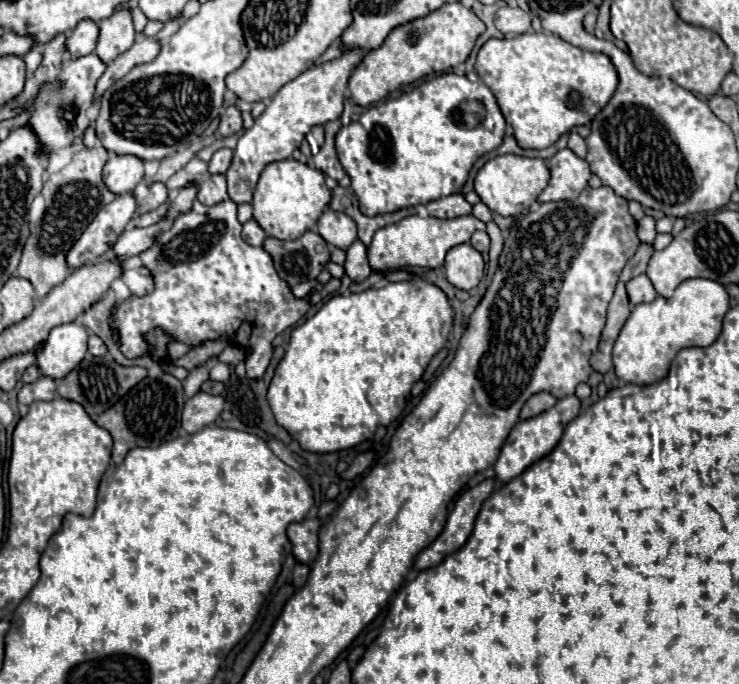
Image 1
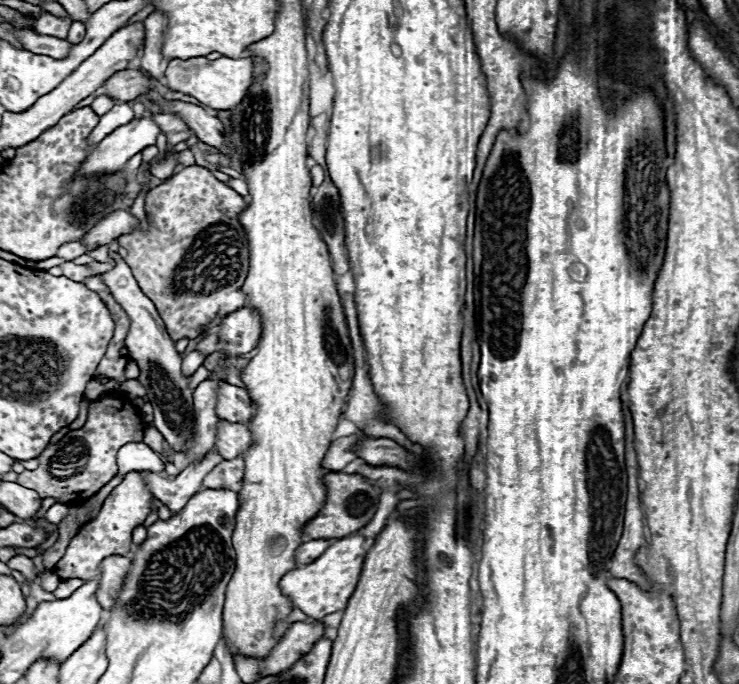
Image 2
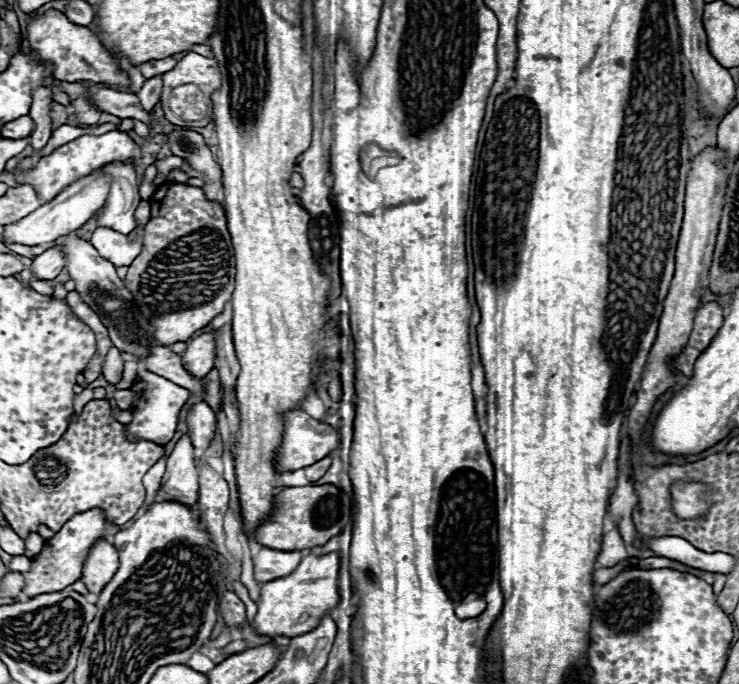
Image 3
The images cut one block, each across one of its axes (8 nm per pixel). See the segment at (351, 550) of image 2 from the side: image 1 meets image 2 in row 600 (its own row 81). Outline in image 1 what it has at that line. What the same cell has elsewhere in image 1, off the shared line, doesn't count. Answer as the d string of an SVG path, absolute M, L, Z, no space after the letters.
M354 48L344 52L340 58L326 62L316 68L308 68L304 74L284 84L280 92L270 100L266 110L256 118L254 126L244 130L238 138L238 146L234 150L232 164L226 172L228 178L228 196L236 204L252 202L252 194L258 182L260 172L266 164L276 160L286 160L292 156L294 148L300 146L304 136L316 124L326 124L330 120L340 118L347 94L348 78L354 66L364 58L364 50Z

